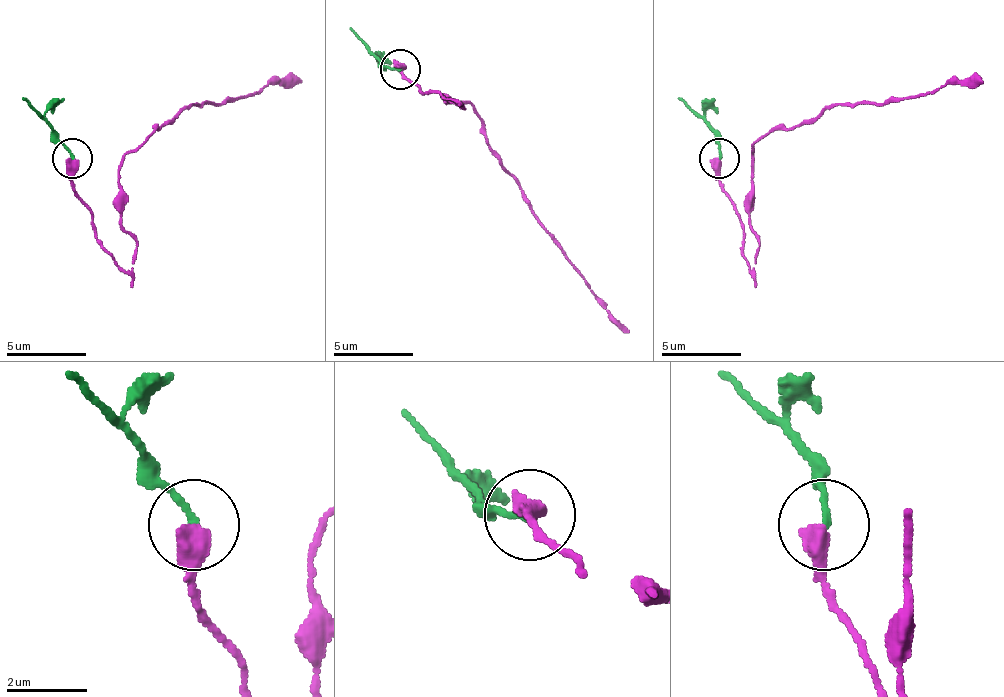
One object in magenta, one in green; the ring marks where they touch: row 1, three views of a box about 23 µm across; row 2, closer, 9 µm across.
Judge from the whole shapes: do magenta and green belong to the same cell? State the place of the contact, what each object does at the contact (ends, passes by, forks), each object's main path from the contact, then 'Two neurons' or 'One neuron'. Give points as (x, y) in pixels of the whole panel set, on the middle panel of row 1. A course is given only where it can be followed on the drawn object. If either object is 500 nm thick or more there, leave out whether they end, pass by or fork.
Place: (400, 69). Course of magenta: (401, 70), (425, 94), (477, 110), (485, 122), (485, 142), (528, 209), (596, 301), (628, 333). Course of green: (401, 70), (385, 66), (349, 26). Two neurons

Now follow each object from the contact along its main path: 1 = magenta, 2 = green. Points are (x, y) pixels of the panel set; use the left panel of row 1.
1: (73, 159), (73, 190), (97, 242), (129, 270), (137, 238), (121, 222), (121, 163), (185, 107), (301, 83)
2: (73, 159), (57, 135), (21, 99)

